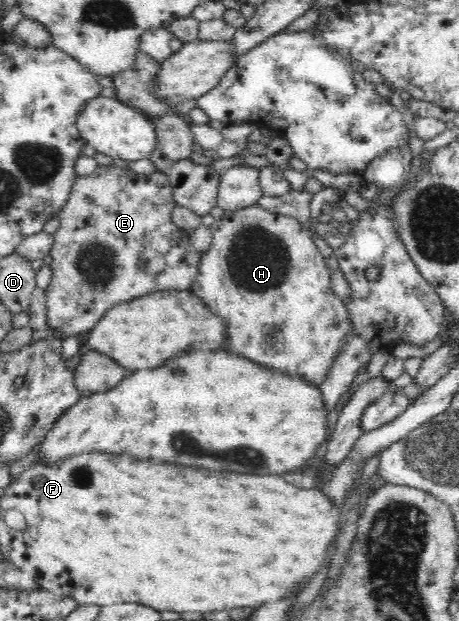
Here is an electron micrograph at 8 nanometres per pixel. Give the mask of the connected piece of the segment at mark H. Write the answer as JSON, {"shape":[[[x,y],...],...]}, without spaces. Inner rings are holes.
{"shape":[[[260,203],[236,210],[224,210],[224,215],[215,220],[211,224],[210,229],[212,229],[213,234],[212,246],[210,250],[203,254],[199,276],[195,279],[189,291],[195,298],[198,298],[198,301],[202,303],[210,314],[220,319],[224,333],[226,333],[222,348],[232,354],[246,357],[263,369],[270,369],[276,374],[283,374],[290,378],[301,378],[312,387],[319,388],[321,384],[328,380],[330,370],[338,362],[338,358],[344,354],[348,338],[354,334],[354,322],[346,301],[334,293],[331,282],[331,270],[326,268],[325,258],[316,249],[312,241],[313,232],[302,228],[295,218],[280,214],[275,210],[270,210]]]}

